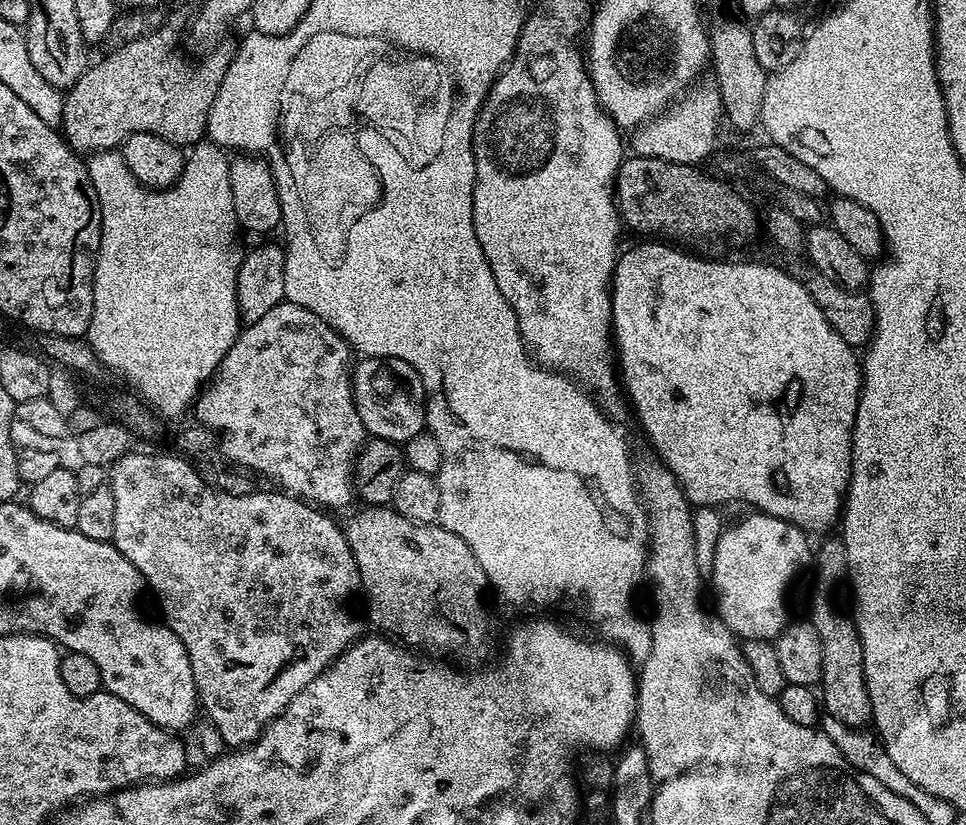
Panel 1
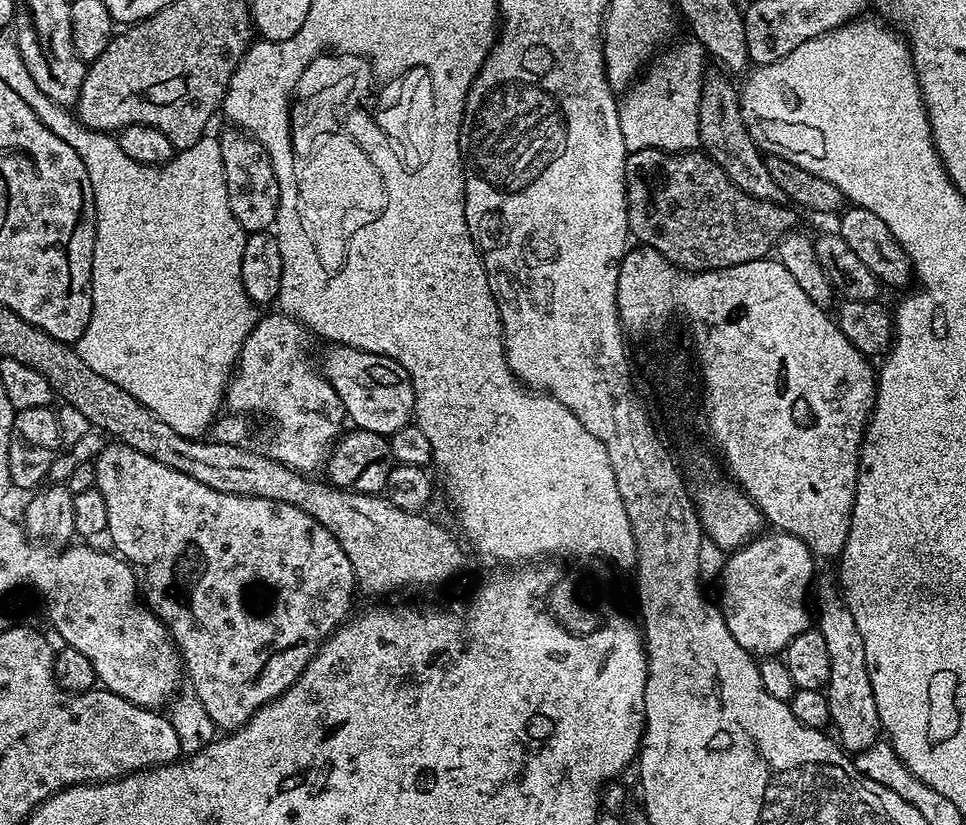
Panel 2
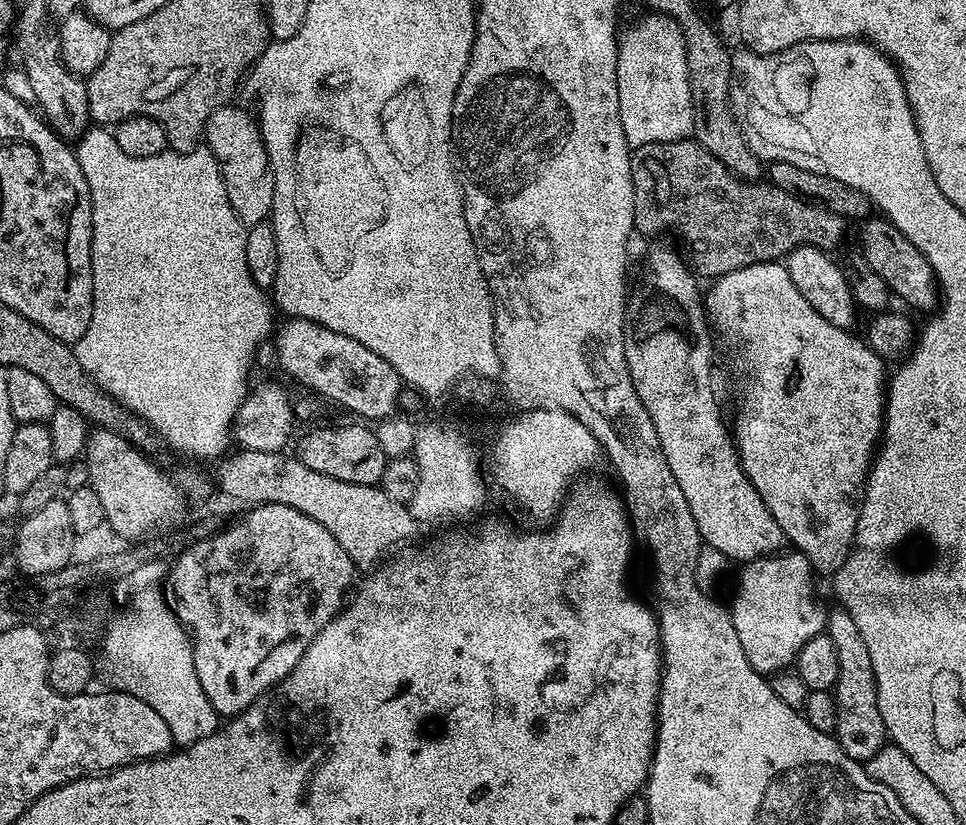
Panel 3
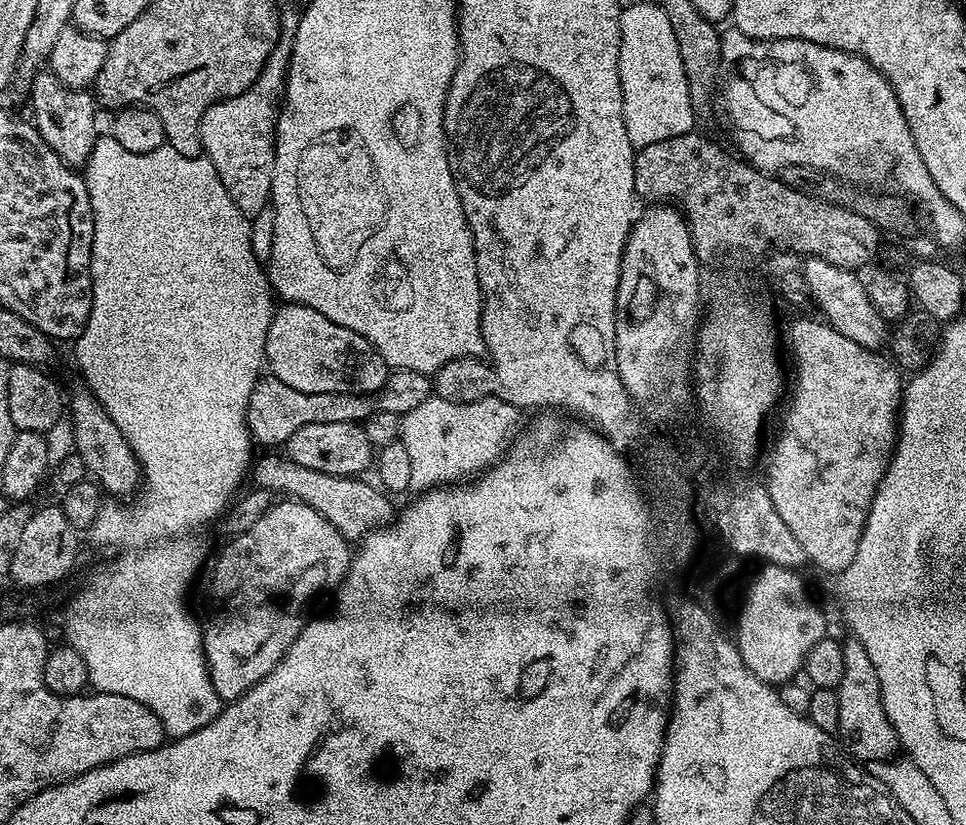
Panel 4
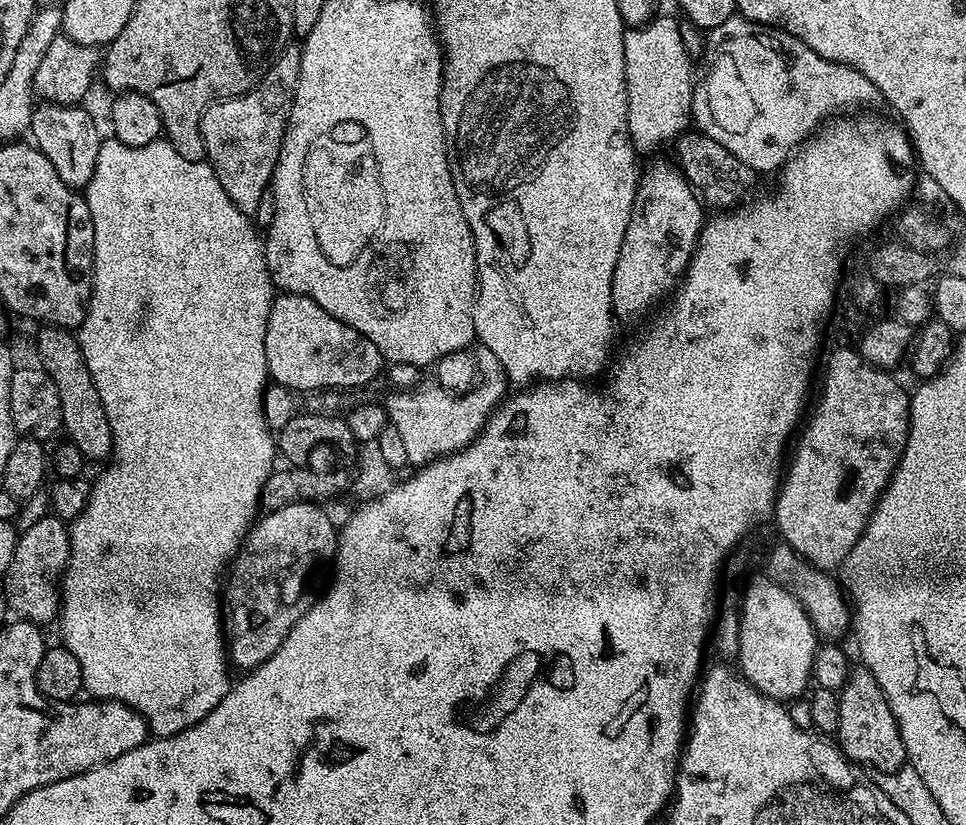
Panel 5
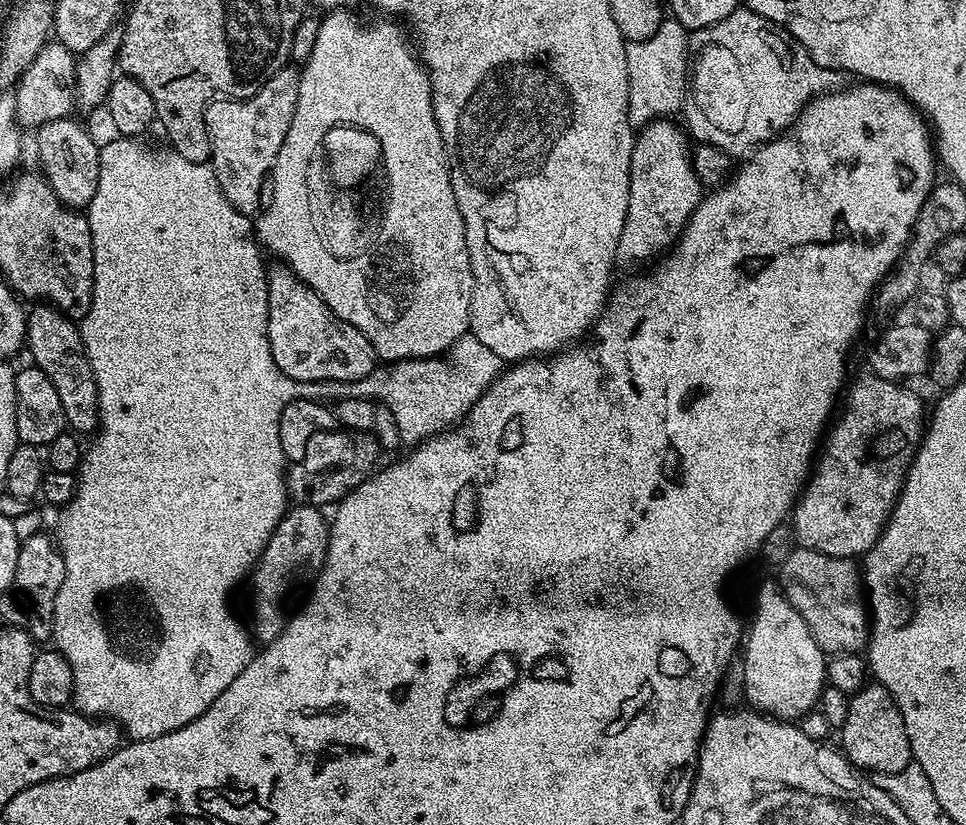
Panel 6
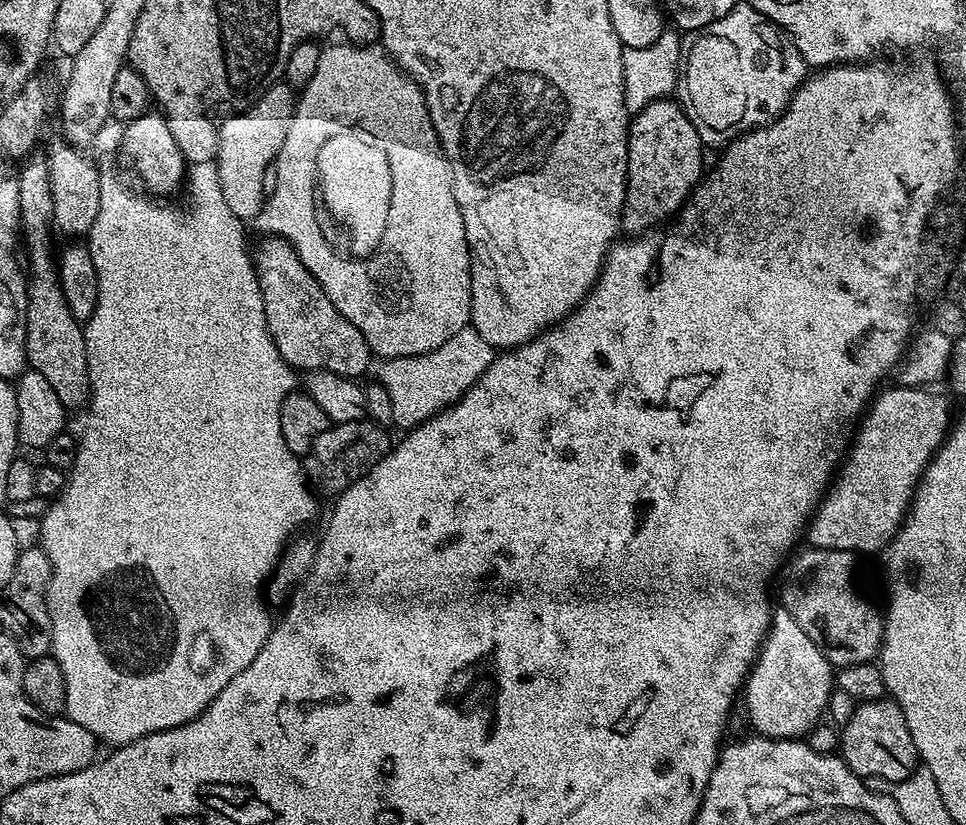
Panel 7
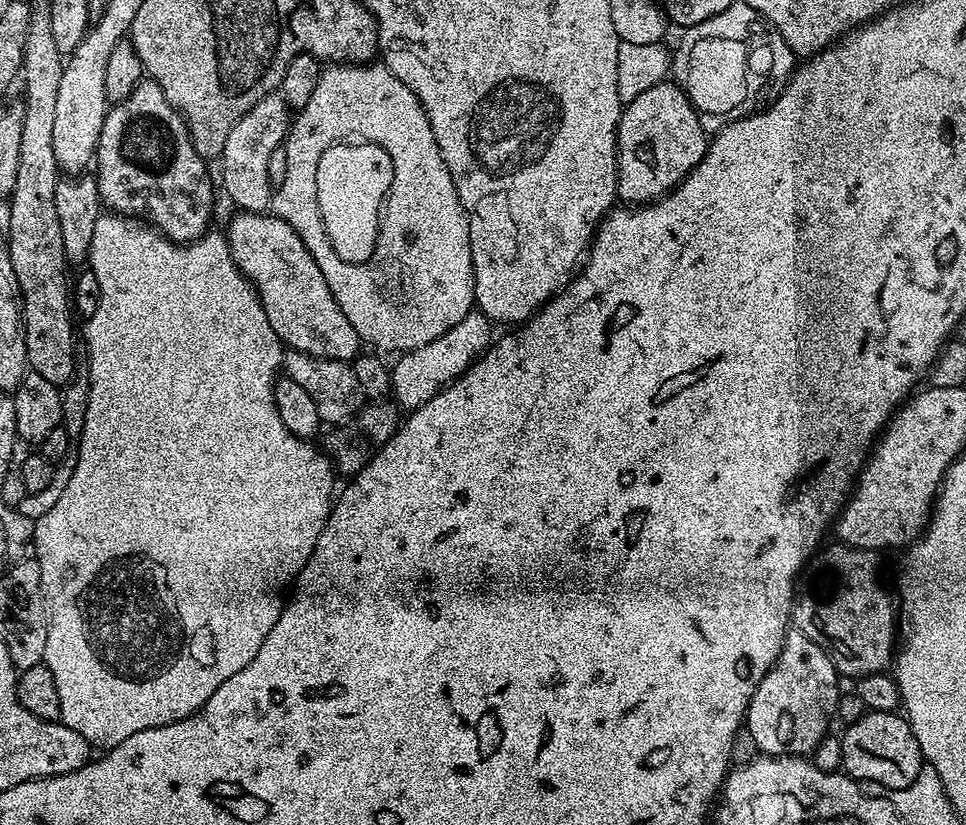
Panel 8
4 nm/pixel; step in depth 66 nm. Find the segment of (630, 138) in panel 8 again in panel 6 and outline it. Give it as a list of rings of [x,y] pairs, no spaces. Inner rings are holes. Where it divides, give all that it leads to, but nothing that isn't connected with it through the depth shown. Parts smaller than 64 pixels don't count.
[[[671,119],[652,120],[632,142],[630,202],[622,238],[618,238],[616,264],[644,264],[665,255],[679,241],[690,214],[700,204],[702,185],[692,165],[690,140]]]

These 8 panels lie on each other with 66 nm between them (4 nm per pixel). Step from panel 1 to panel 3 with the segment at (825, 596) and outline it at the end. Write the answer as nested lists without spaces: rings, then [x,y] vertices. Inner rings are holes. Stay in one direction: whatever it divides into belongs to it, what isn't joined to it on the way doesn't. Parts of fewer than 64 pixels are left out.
[[[833,607],[826,616],[826,631],[830,642],[834,642],[838,654],[838,682],[834,689],[838,706],[838,726],[834,733],[836,741],[850,758],[861,762],[868,760],[886,743],[882,714],[878,714],[878,694],[874,666],[870,666],[870,650],[862,642],[862,630],[845,608]]]

